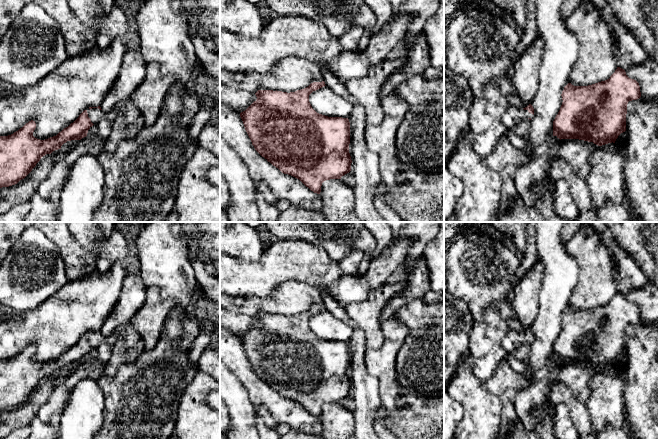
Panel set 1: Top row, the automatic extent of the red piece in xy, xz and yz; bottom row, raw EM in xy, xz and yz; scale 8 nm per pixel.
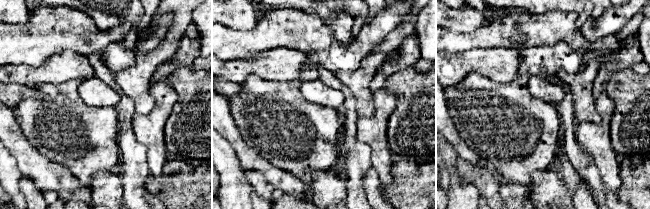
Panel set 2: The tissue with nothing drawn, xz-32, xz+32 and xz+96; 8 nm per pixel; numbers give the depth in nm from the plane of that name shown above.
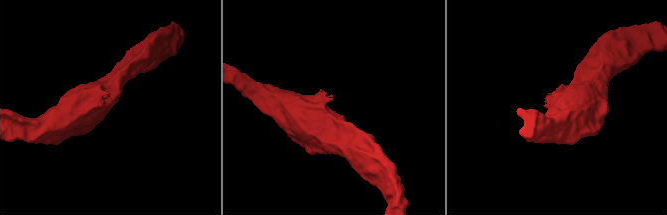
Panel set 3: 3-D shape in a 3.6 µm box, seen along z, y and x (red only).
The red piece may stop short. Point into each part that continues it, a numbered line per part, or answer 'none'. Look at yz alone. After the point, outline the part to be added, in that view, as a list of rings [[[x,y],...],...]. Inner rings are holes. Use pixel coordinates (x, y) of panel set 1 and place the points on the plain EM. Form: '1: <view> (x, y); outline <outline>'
1: yz (513, 339); outline [[[509,329],[502,340],[501,346],[507,353],[510,353],[532,341],[533,338],[529,337],[528,334]]]

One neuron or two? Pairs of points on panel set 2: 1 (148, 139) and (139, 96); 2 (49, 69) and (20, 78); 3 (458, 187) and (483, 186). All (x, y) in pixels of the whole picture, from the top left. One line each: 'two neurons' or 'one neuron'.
1: two neurons
2: one neuron
3: two neurons

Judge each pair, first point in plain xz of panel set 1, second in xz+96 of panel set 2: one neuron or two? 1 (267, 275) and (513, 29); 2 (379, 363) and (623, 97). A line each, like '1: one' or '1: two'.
1: one
2: two

